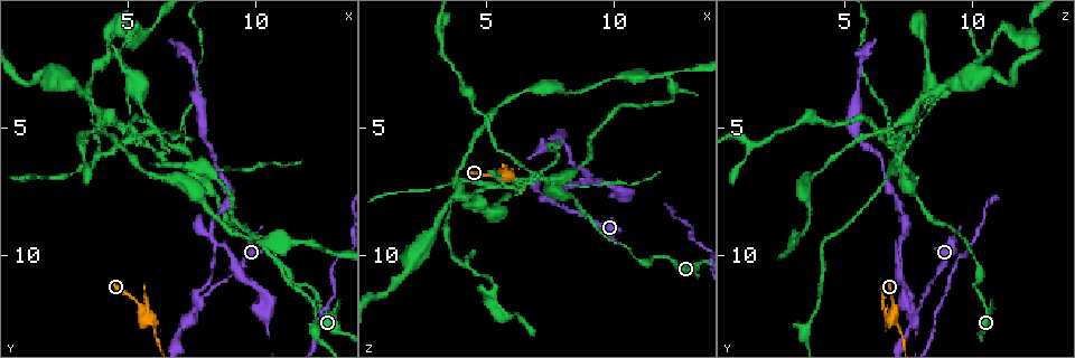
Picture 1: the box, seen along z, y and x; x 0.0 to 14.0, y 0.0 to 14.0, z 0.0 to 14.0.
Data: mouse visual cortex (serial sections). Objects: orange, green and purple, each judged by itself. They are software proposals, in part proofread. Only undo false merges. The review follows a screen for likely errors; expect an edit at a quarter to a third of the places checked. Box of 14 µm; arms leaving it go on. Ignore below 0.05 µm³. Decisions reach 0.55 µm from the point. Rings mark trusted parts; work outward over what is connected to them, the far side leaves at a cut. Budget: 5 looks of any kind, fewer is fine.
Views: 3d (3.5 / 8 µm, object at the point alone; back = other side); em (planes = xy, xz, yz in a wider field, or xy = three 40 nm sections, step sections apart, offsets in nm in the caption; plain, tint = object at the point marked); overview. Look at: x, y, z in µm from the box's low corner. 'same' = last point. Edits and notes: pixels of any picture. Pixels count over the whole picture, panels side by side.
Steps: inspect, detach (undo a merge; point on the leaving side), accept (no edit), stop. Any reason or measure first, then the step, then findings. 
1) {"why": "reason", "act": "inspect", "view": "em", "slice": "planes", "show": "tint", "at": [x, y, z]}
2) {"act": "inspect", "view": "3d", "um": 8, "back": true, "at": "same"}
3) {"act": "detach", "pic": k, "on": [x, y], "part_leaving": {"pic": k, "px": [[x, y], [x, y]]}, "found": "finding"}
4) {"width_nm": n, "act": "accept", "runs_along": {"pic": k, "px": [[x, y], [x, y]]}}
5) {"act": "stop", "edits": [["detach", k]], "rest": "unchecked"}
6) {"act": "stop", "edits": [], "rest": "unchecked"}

{"why": "thick turns thin", "act": "inspect", "view": "3d", "um": 3.5, "at": [11.6, 11.2, 10.1]}

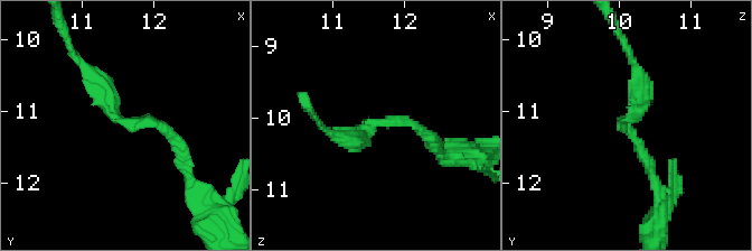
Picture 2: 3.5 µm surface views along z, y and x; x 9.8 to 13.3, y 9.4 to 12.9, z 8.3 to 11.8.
{"arm_widths_nm": [150, 300], "act": "accept", "runs_along": {"pic": 2, "px": [[182, 157], [156, 122], [118, 119], [86, 71]]}, "found": "continuous, no second cell"}

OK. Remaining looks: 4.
{"why": "three-way junction", "act": "inspect", "view": "3d", "um": 3.5, "at": [7.5, 12.3, 7.8]}

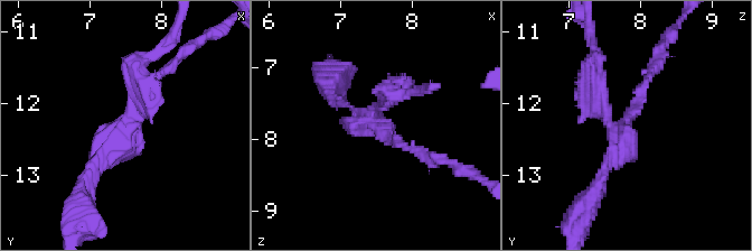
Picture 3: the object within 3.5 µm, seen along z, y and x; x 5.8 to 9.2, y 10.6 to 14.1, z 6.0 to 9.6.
{"arms": 3, "arm_widths_nm": [150, 150, 300], "act": "accept", "runs_along": {"pic": 3, "px": [[411, 149], [373, 121], [386, 92]]}, "found": "all the same cell"}

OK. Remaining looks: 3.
{"act": "stop", "edits": [], "rest": "unchecked"}

